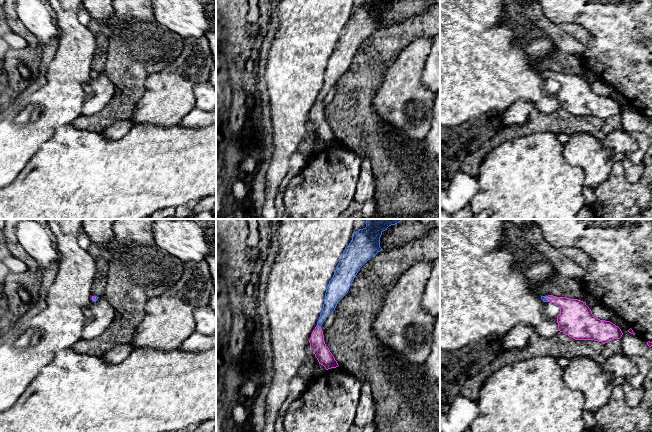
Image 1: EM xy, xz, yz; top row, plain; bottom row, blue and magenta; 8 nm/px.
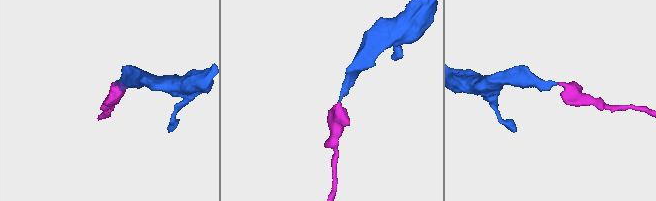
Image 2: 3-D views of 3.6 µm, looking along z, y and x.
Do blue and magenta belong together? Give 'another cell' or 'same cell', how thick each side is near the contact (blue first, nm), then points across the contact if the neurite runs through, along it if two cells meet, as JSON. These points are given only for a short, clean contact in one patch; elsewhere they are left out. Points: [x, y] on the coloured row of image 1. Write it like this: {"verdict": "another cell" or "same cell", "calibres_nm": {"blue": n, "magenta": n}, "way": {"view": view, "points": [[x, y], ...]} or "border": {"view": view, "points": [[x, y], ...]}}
{"verdict": "same cell", "calibres_nm": {"blue": 120, "magenta": 120}, "way": {"view": "xz", "points": [[331, 299], [318, 326], [318, 345], [322, 353]]}}

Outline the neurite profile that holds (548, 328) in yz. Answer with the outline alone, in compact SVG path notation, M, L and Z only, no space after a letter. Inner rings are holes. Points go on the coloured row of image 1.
M546 302L543 308L543 321L534 329L543 338L552 338L558 332L557 316L560 307L555 303Z

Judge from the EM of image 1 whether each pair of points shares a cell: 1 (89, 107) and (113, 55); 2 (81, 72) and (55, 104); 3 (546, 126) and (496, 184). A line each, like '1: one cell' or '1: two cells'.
1: two cells
2: one cell
3: two cells

